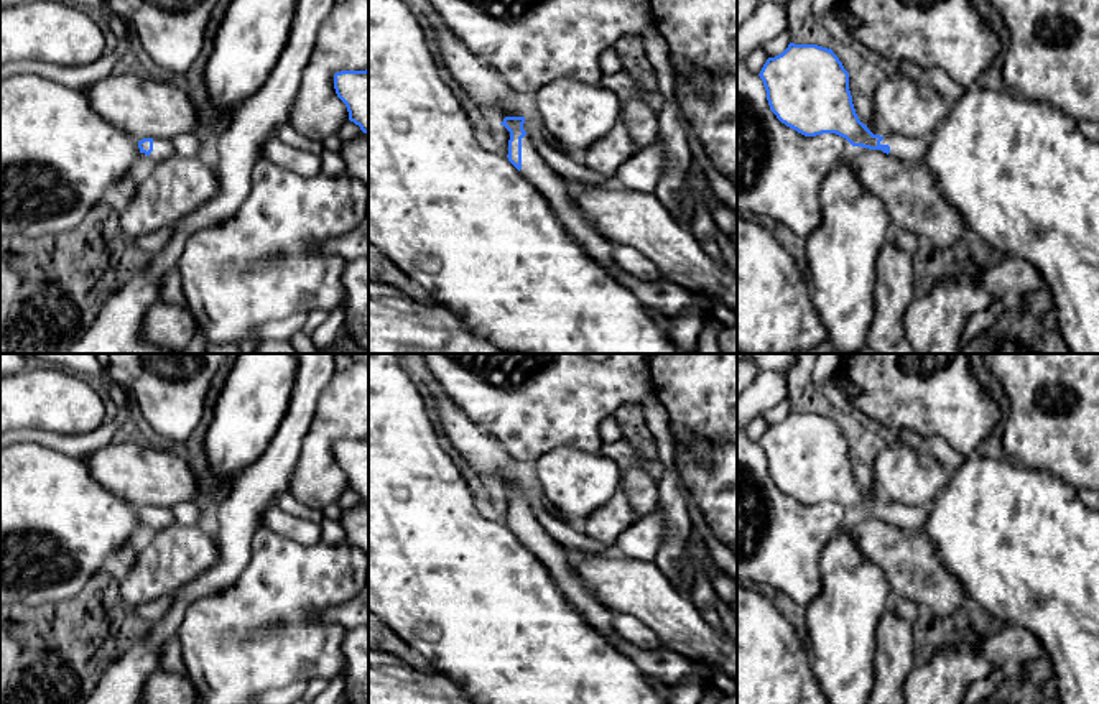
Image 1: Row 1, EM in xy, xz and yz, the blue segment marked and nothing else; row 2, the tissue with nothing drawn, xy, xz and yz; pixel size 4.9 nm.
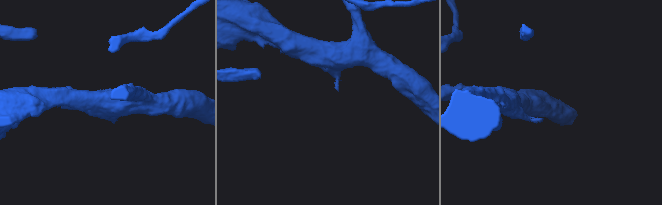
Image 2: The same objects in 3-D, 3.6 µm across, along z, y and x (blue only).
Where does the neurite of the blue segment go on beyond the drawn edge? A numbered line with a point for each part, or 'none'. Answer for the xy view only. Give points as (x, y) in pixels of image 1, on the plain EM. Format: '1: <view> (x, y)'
1: xy (162, 515)

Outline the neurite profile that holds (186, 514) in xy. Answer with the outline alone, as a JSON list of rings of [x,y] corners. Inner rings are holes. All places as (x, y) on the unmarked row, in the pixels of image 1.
[[[181,502],[169,510],[174,516],[174,523],[183,526],[197,526],[202,518],[202,512],[194,502]]]

